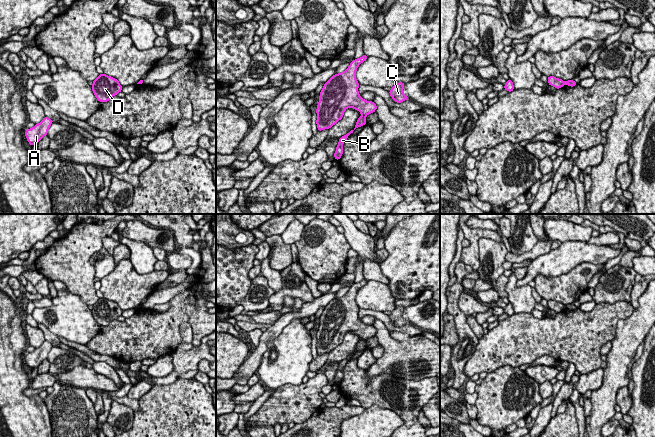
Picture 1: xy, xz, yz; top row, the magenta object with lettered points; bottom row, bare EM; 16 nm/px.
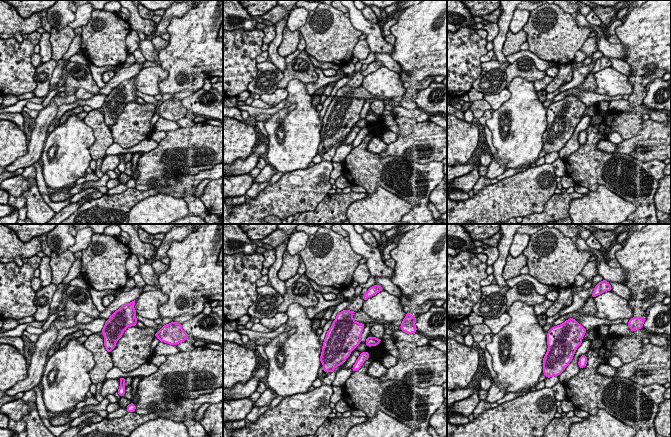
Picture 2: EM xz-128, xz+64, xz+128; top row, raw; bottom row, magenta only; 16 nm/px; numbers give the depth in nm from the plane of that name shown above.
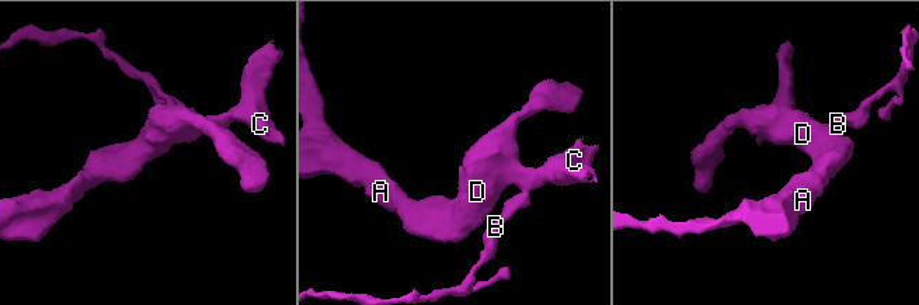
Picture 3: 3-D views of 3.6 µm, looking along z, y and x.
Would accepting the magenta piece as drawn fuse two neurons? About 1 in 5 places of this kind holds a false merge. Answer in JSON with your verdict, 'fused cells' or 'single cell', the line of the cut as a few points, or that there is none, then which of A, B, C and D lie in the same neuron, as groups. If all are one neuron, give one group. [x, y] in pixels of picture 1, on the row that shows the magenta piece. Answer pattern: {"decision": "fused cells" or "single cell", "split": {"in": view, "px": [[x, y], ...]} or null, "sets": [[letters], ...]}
{"decision": "fused cells", "split": {"in": "xz", "px": [[362, 115], [365, 116]]}, "sets": [["A", "C", "D"], ["B"]]}

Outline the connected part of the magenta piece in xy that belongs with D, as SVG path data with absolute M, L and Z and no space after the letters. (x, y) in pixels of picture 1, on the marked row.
M104 73L93 80L92 91L99 102L108 102L111 97L122 91L119 81Z

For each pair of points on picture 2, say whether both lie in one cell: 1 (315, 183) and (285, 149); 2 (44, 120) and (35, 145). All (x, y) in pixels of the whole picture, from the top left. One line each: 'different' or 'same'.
1: different
2: same

